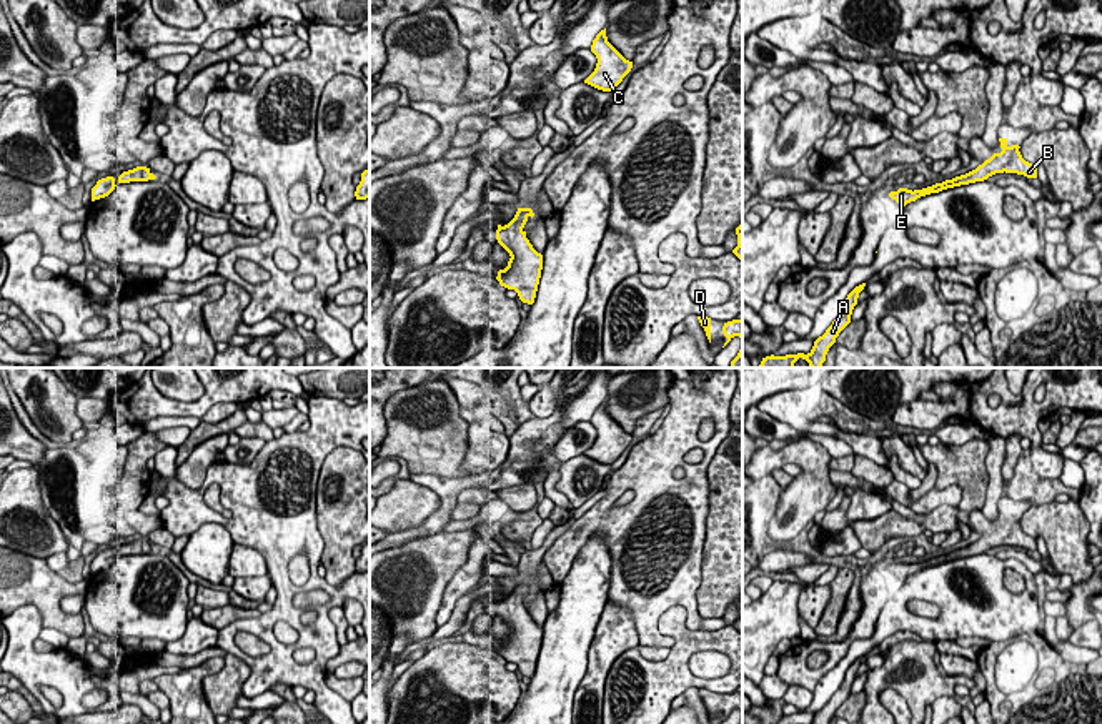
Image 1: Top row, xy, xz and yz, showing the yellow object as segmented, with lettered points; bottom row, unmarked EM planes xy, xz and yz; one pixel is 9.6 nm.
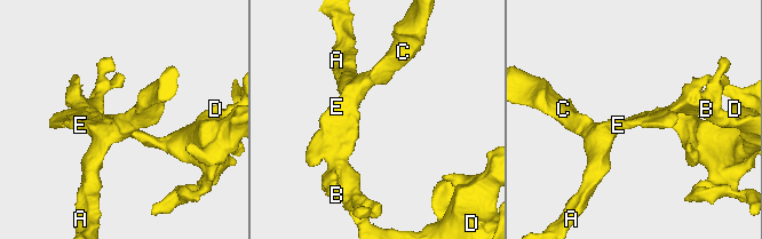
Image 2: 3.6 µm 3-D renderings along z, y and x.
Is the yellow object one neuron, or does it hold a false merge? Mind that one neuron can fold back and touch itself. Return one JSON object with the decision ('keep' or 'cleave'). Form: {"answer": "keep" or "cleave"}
{"answer": "keep"}

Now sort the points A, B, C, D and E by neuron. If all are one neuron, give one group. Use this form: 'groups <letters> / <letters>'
groups A B C D E

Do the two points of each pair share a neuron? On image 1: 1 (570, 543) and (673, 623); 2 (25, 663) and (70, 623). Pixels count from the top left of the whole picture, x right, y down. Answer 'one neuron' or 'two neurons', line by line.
1: two neurons
2: two neurons

